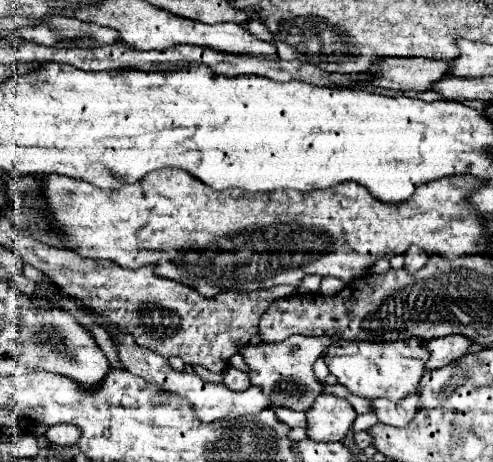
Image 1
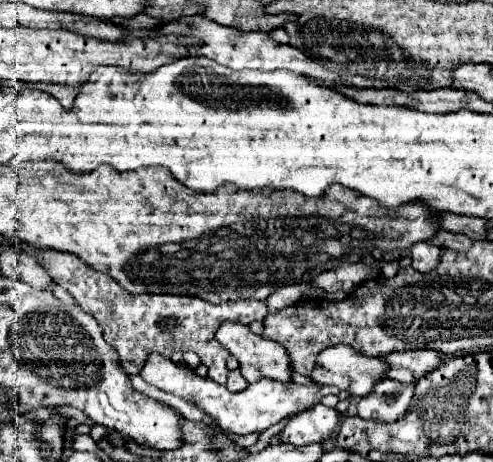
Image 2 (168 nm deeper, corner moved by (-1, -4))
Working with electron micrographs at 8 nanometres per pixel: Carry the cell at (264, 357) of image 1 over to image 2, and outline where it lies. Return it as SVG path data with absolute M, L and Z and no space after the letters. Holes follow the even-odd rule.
M225 322L221 324L221 328L217 330L217 340L239 360L239 370L243 374L243 378L247 382L257 382L259 378L271 378L277 380L281 384L291 384L291 364L289 364L289 354L285 352L285 348L281 348L281 344L277 342L269 342L261 336L255 336L249 326L243 324L233 324L233 322Z

